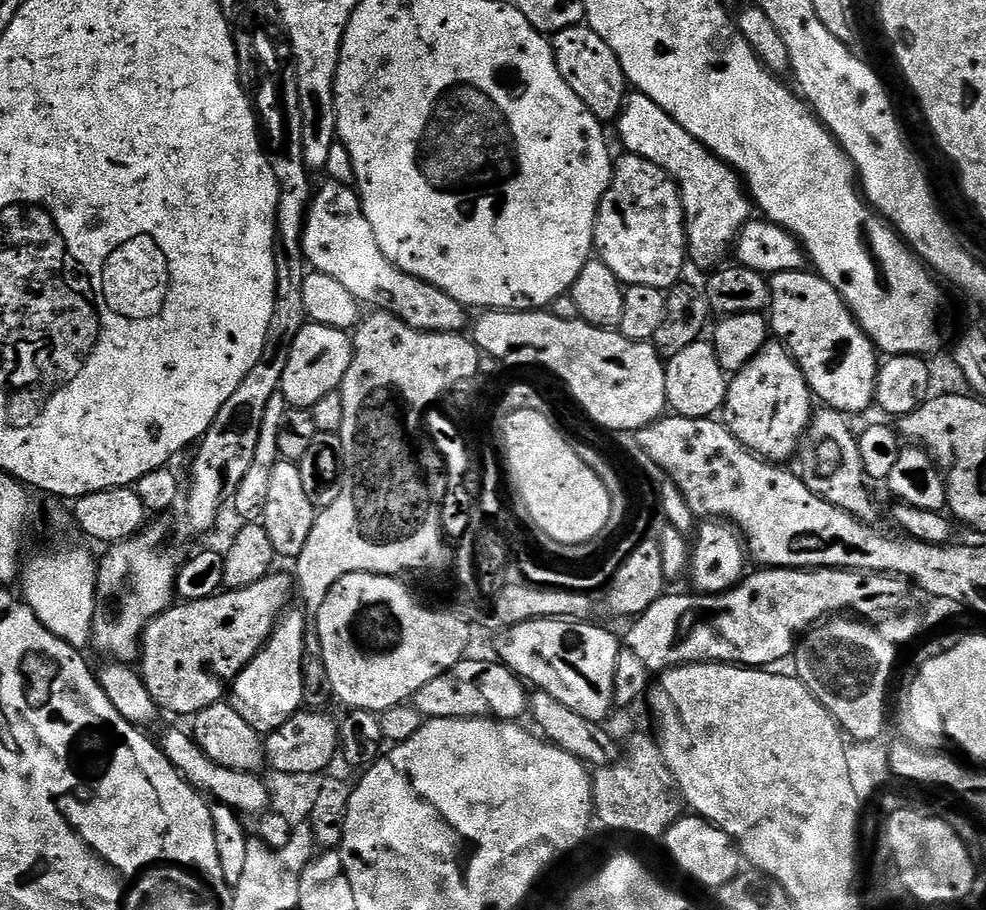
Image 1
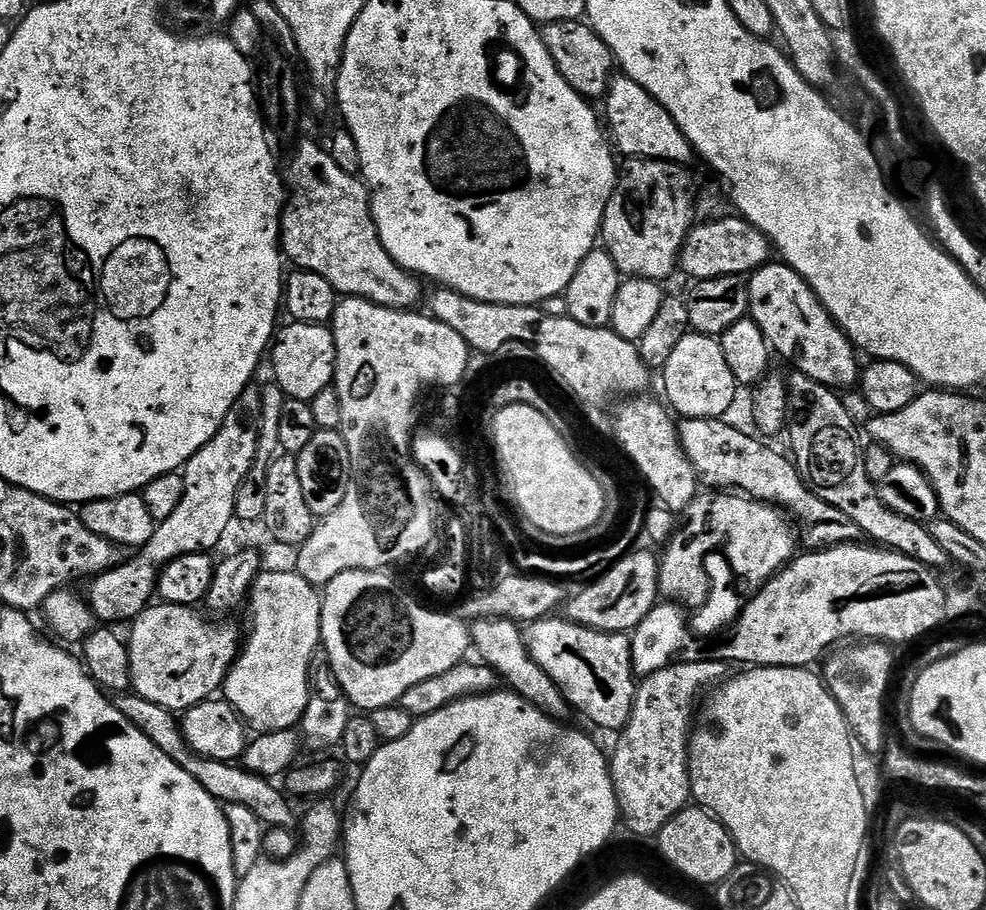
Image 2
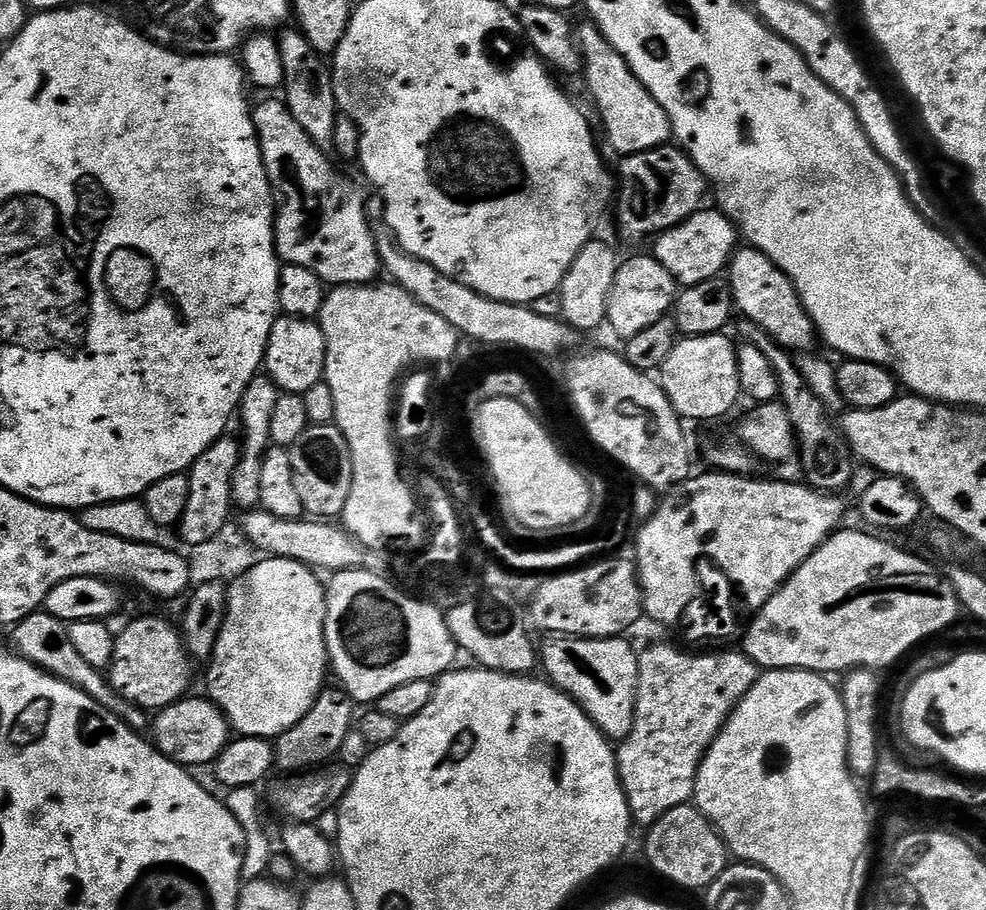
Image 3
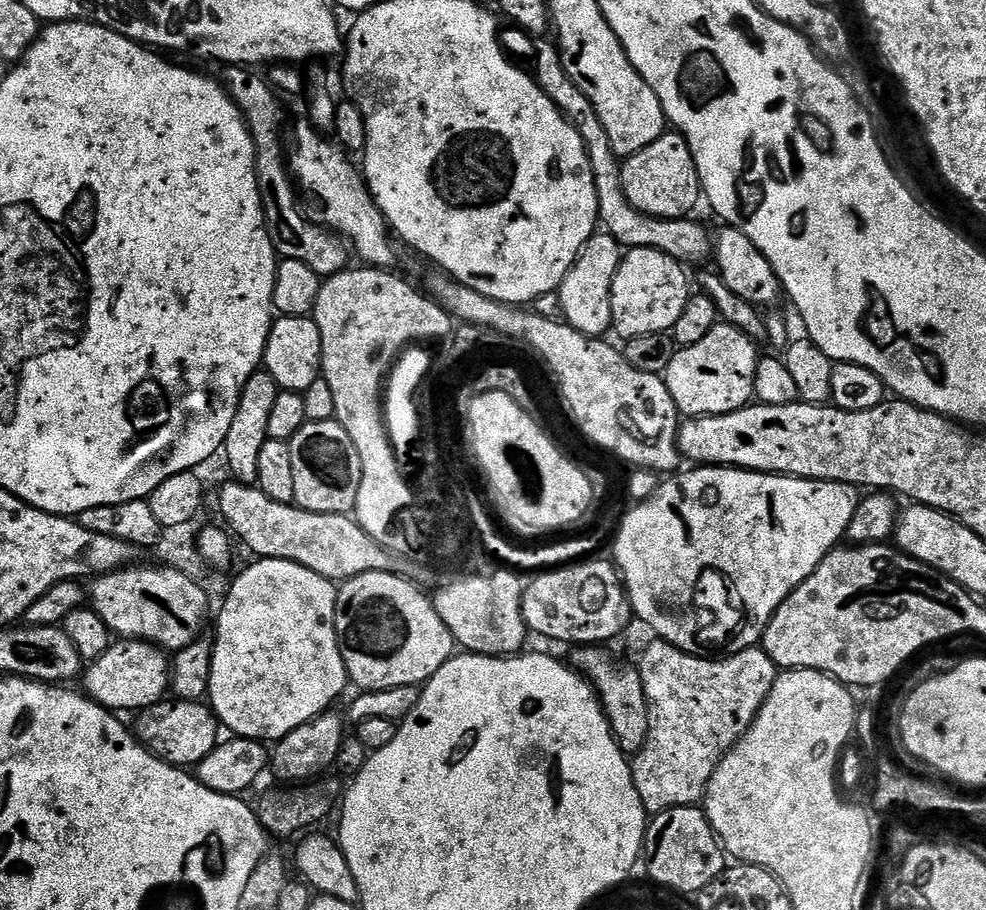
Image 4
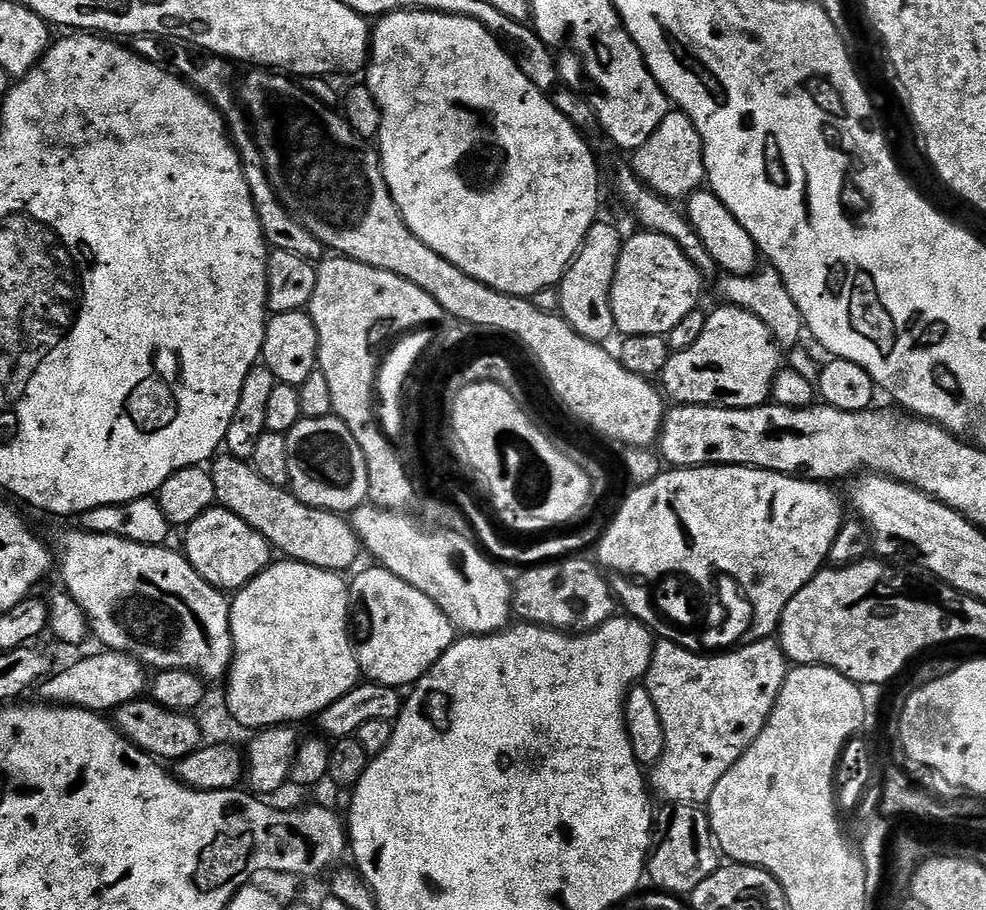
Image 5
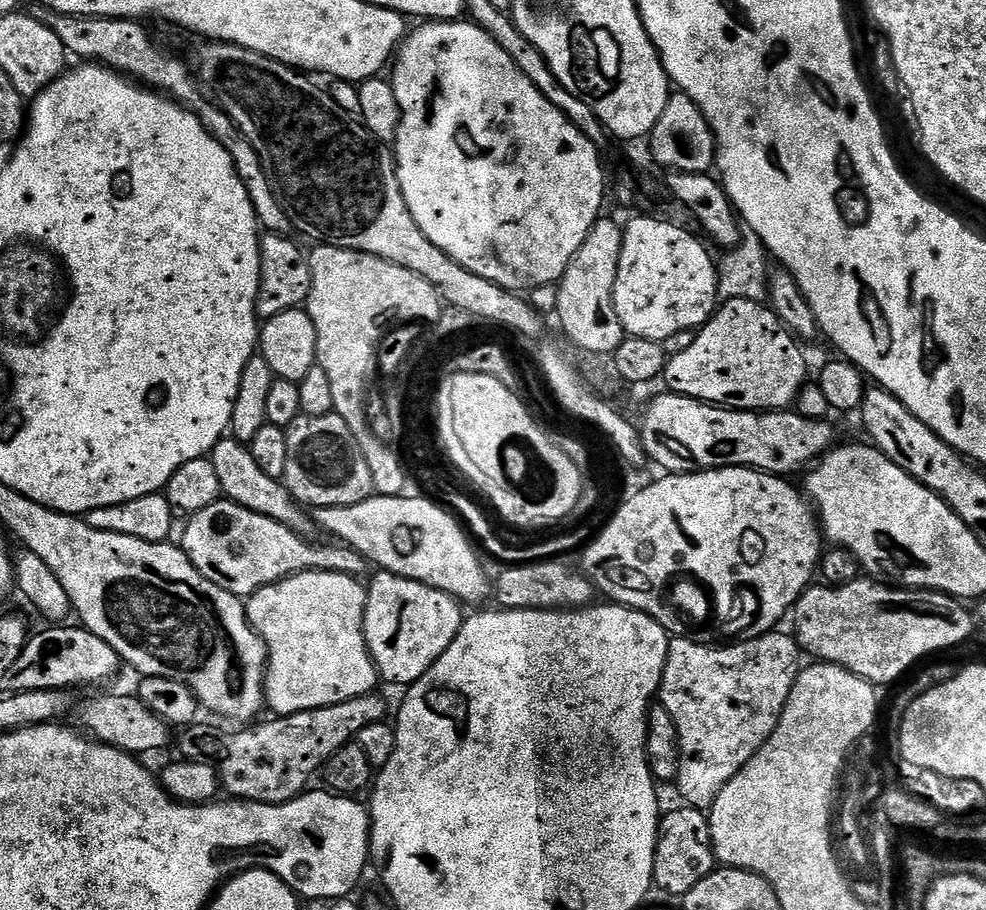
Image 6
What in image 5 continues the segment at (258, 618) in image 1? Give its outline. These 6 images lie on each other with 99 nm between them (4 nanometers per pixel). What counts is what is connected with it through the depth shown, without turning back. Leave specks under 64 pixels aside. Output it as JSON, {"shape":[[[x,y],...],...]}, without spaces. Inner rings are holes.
{"shape":[[[100,650],[97,656],[84,656],[81,660],[74,661],[69,668],[58,672],[49,675],[39,685],[41,701],[51,702],[56,706],[84,708],[97,714],[108,714],[126,702],[141,699],[146,692],[145,665],[124,652]]]}

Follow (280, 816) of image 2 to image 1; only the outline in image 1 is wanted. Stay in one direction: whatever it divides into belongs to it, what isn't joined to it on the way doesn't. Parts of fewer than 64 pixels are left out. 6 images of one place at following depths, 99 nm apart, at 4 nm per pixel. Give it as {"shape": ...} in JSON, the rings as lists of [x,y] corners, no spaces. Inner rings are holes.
{"shape":[[[168,728],[158,736],[158,743],[164,751],[164,757],[180,771],[180,775],[196,789],[197,793],[207,794],[215,803],[235,809],[245,817],[256,818],[260,813],[269,811],[270,799],[267,786],[257,773],[239,772],[230,770],[226,766],[218,766],[218,762],[211,760],[185,729],[184,732],[180,728]]]}

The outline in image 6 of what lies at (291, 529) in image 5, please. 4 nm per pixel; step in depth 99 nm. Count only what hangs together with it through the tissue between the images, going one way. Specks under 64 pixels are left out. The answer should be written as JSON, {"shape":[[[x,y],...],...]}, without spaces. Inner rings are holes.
{"shape":[[[225,436],[209,452],[208,459],[217,471],[221,493],[227,499],[264,517],[274,518],[305,538],[313,535],[312,532],[315,533],[315,521],[304,516],[301,505],[292,498],[288,488],[281,481],[270,478],[259,469],[258,462],[255,462],[247,445],[237,442],[231,436]]]}

